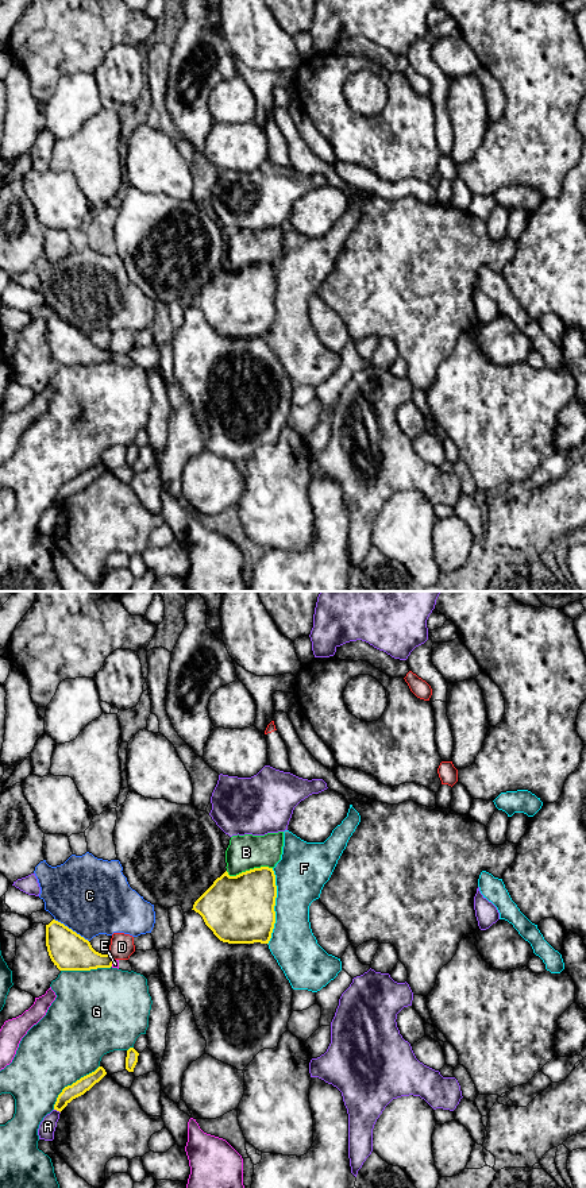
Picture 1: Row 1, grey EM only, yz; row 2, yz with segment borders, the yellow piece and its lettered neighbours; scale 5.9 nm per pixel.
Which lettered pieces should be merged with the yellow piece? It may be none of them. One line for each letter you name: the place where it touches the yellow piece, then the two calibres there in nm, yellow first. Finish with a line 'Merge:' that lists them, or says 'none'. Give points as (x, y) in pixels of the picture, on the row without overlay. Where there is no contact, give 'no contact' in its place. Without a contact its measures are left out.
Merge: none

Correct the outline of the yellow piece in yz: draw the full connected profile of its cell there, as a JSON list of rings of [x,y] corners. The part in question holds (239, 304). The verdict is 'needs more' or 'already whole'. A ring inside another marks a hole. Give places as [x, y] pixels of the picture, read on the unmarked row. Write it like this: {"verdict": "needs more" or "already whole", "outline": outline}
{"verdict": "already whole", "outline": [[[261,262],[236,271],[225,266],[213,279],[194,297],[193,304],[205,320],[223,338],[228,339],[269,339],[275,319],[277,281],[273,263]]]}

